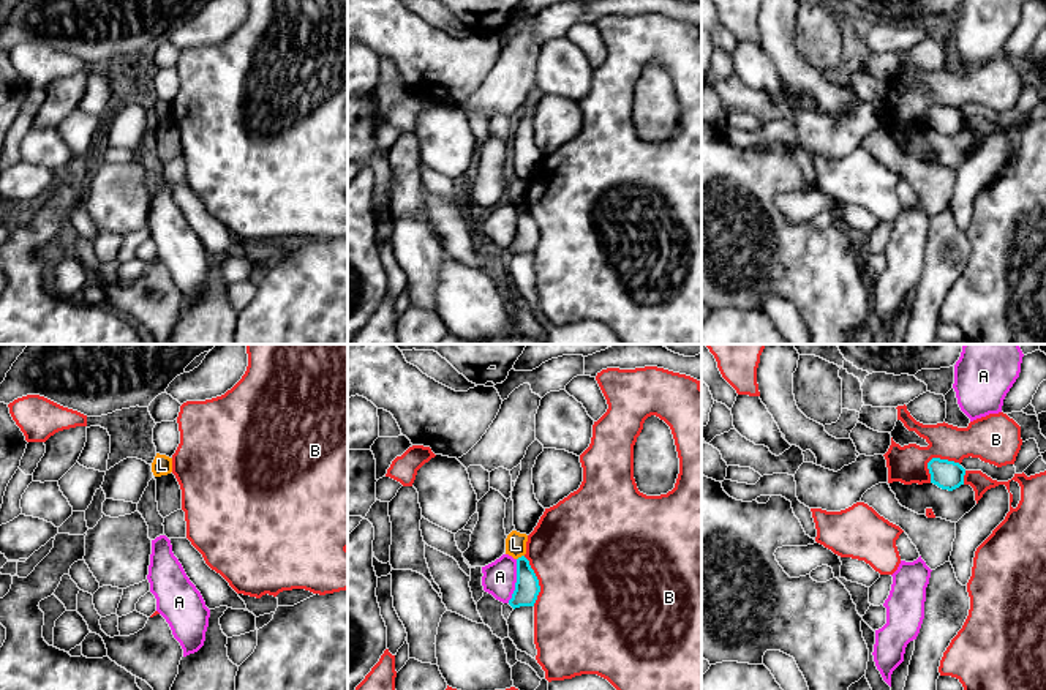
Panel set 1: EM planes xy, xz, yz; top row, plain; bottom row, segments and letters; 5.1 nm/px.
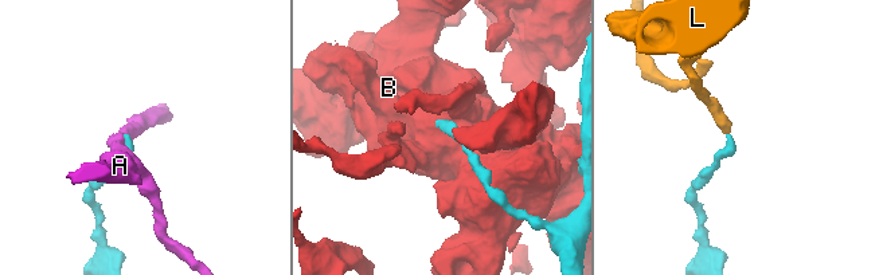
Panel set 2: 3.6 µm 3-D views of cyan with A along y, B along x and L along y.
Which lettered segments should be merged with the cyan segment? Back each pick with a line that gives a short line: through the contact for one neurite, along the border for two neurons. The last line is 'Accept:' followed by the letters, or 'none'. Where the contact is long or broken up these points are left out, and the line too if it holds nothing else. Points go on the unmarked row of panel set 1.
Accept: none

